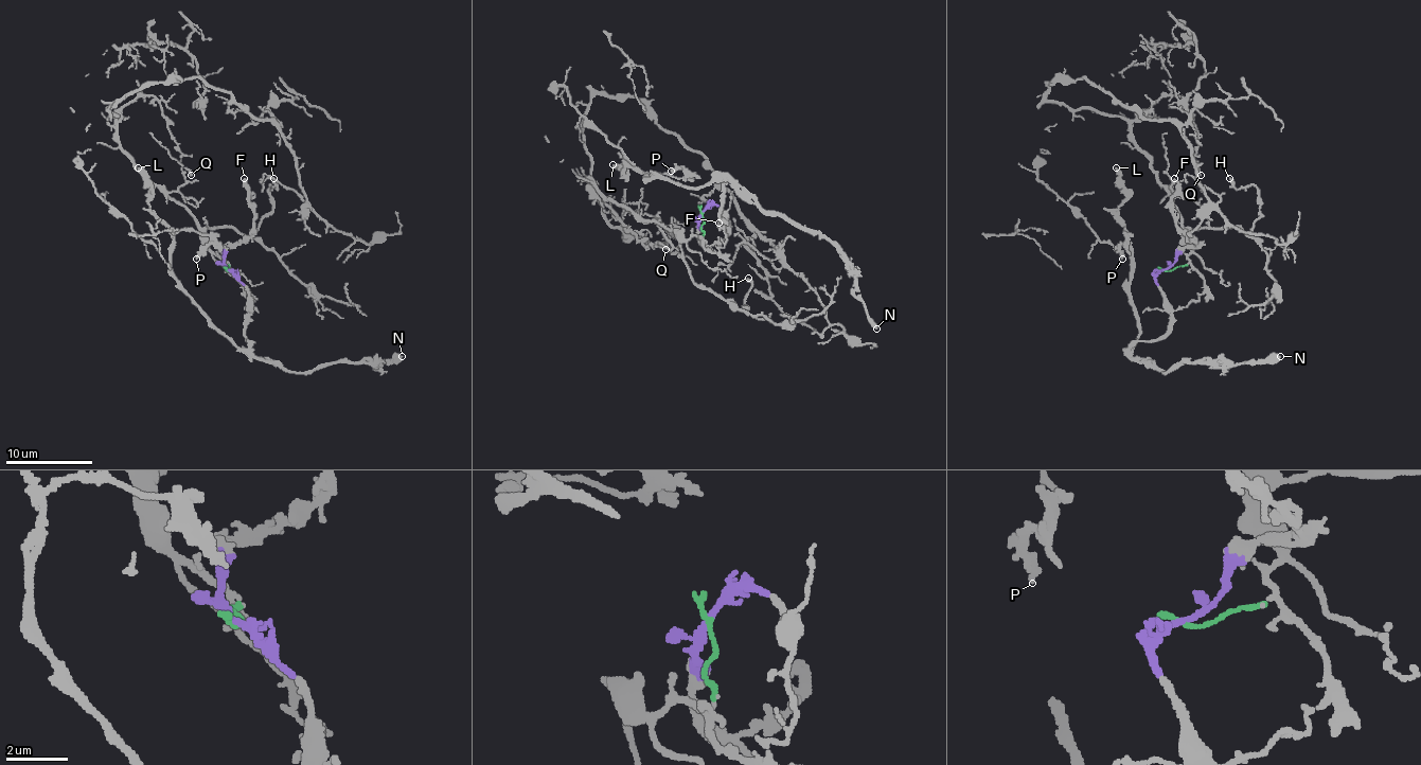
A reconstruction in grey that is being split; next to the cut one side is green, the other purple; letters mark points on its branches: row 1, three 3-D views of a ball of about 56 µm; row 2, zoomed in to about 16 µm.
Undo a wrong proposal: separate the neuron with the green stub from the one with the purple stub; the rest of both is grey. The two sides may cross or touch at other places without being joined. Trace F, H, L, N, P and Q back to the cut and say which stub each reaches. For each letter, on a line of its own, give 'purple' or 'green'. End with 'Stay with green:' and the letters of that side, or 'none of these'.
F: purple
H: green
L: purple
N: purple
P: purple
Q: green
Stay with green: H, Q

